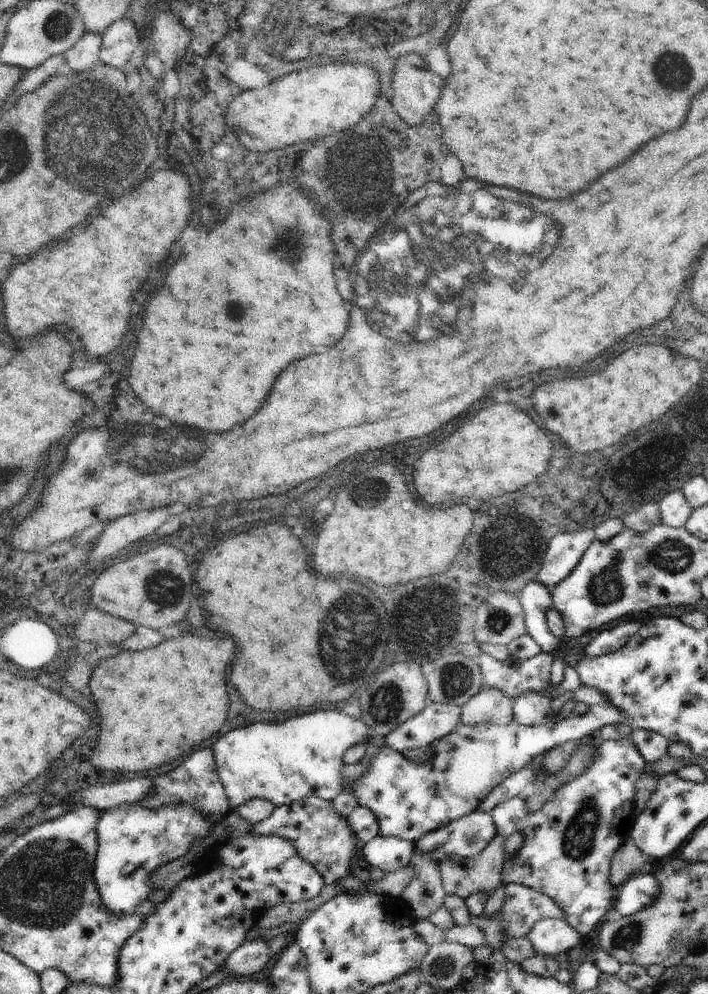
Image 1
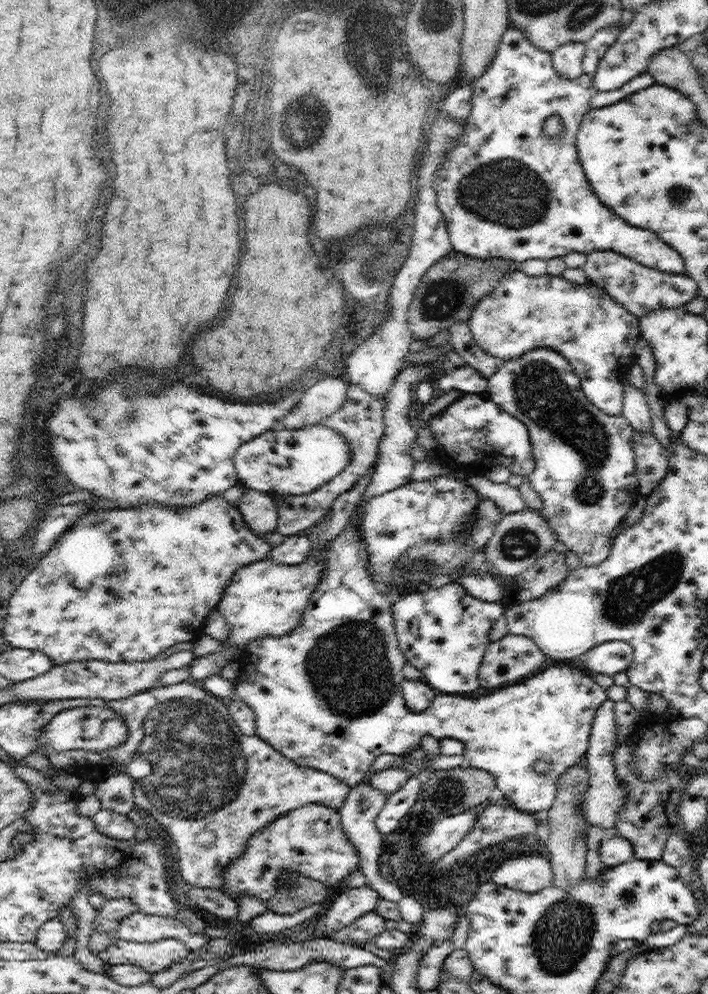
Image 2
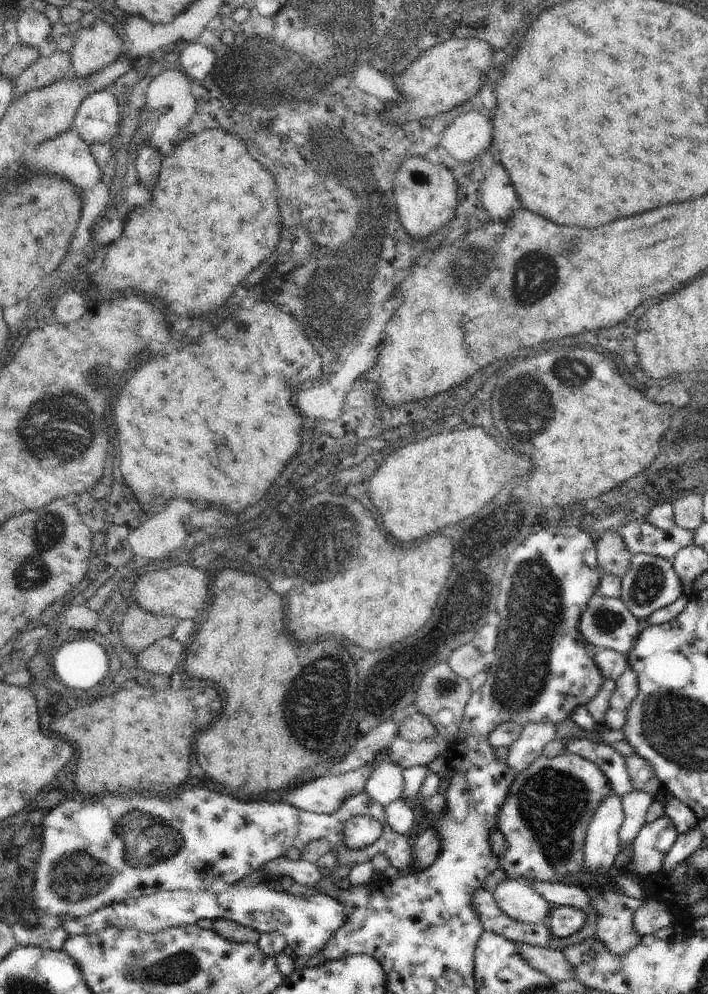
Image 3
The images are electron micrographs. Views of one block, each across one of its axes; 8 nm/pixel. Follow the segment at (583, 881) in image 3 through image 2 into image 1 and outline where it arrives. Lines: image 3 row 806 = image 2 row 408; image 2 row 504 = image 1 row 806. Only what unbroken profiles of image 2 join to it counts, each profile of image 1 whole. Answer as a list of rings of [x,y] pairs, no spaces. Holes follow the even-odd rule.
[[[631,736],[607,740],[597,748],[591,766],[573,782],[561,786],[537,812],[525,808],[523,796],[499,802],[489,812],[495,822],[495,836],[523,834],[519,852],[513,856],[505,852],[501,882],[529,886],[549,896],[563,910],[565,922],[581,936],[599,926],[601,916],[613,902],[611,860],[615,850],[629,840],[635,822],[633,790],[645,766]]]

